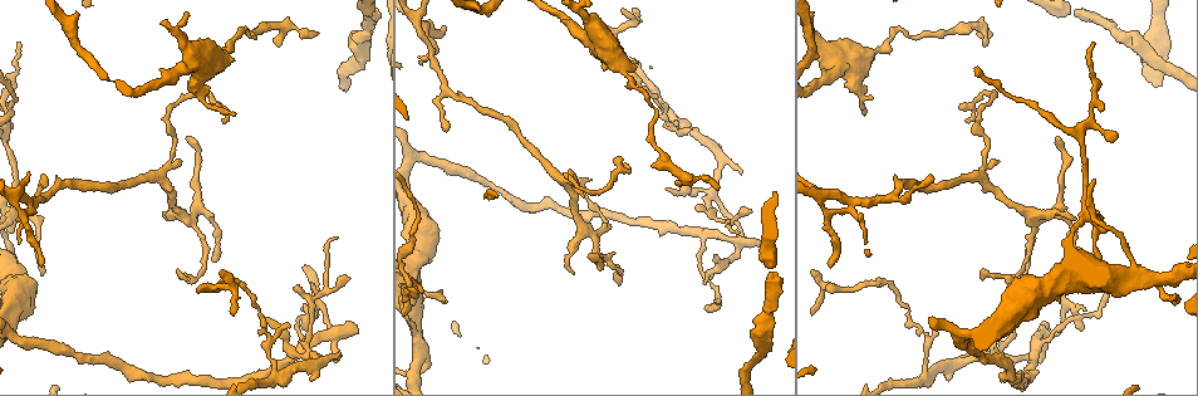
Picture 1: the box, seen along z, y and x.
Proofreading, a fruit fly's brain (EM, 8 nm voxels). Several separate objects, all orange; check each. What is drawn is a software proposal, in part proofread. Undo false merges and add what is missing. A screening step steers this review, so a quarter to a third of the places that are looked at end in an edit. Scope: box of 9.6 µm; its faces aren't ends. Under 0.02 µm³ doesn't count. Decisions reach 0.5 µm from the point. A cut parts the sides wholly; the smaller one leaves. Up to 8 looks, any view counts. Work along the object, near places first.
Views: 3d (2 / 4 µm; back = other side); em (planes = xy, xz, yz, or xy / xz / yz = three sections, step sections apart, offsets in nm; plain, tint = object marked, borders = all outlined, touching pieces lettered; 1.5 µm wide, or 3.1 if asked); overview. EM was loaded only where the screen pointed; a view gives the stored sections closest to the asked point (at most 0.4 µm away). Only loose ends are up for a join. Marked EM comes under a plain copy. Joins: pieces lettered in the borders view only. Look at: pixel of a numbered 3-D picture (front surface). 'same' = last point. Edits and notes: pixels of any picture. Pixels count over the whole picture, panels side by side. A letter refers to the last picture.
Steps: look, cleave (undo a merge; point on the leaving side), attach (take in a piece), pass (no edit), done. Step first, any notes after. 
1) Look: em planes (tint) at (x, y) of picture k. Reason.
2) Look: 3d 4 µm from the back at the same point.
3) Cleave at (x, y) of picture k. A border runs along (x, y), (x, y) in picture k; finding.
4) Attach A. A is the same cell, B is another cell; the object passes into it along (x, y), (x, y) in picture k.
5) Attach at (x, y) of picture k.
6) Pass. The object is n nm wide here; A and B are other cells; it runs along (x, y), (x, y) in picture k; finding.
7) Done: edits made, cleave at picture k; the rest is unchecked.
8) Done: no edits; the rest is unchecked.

Look: em planes (borders) at (676, 182) of picture 1. An open end.

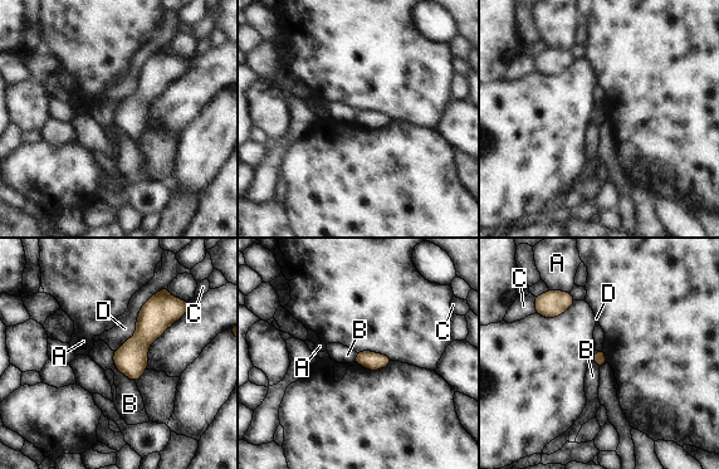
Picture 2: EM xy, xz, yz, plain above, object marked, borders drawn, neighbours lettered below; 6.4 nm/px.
Pass. The longest contact is with D, 480 nm; A, B, C and D are other cells; none of them fits.

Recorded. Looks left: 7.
Look: em planes (borders) at (854, 71) of picture 1. Sudden change in width.

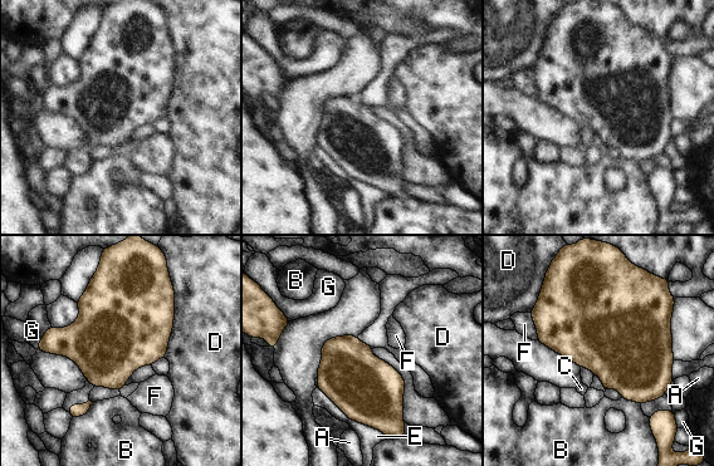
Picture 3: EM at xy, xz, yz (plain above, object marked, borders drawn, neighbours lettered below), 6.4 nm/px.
Pass. A, B, C, D, E, F and G are other cells; a border runs along (348, 418), (376, 427), (389, 437) in picture 3; one cell here.

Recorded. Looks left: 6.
Look: em planes (borders) at (339, 352) of picture 1. Thin end.

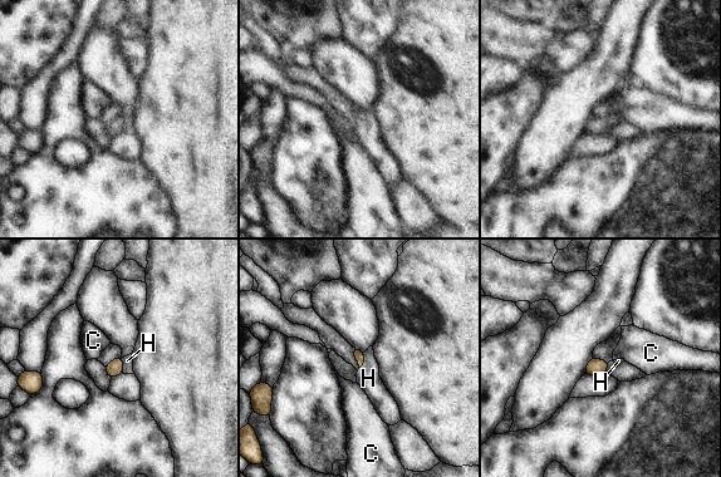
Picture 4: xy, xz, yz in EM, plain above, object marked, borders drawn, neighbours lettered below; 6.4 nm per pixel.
Attach H. H is the same cell, C is another cell; it goes on there.

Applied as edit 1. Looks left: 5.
Done: edits made, attach at picture 4; the rest is unchecked.

